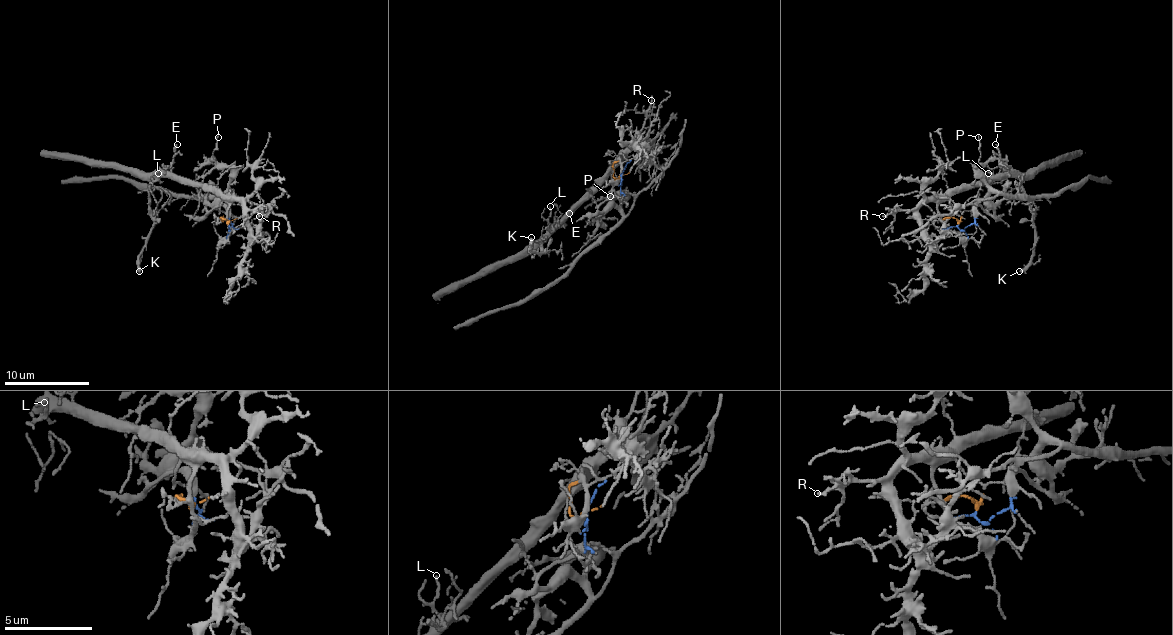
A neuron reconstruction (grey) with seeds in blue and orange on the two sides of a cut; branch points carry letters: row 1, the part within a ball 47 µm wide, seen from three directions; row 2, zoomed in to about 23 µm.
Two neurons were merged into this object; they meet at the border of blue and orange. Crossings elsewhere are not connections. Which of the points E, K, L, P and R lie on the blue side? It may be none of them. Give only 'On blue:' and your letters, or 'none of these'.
On blue: P

